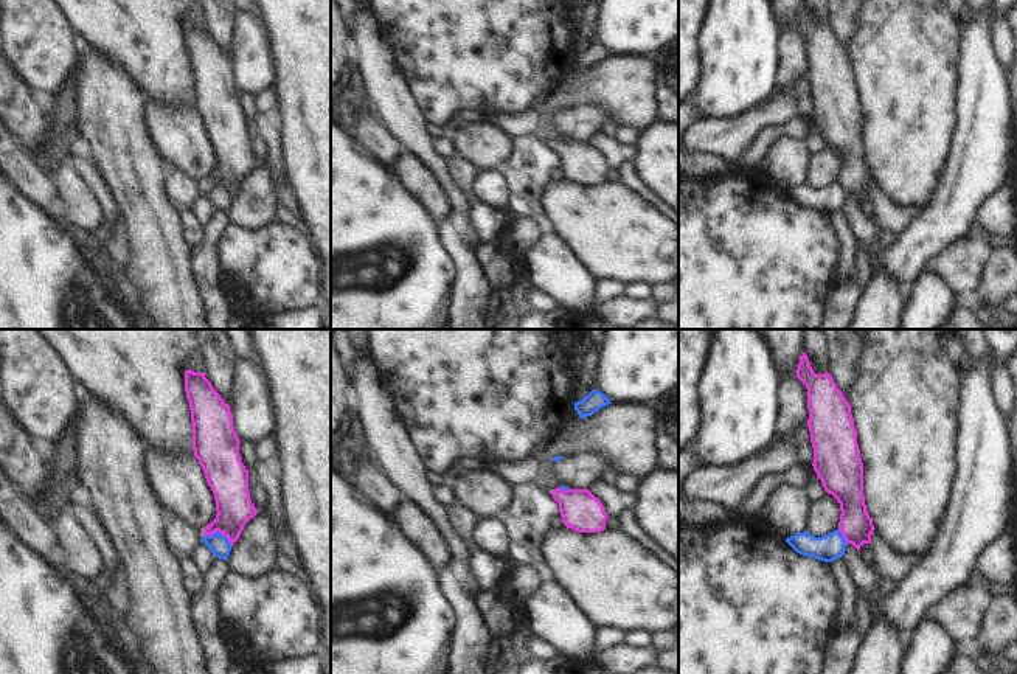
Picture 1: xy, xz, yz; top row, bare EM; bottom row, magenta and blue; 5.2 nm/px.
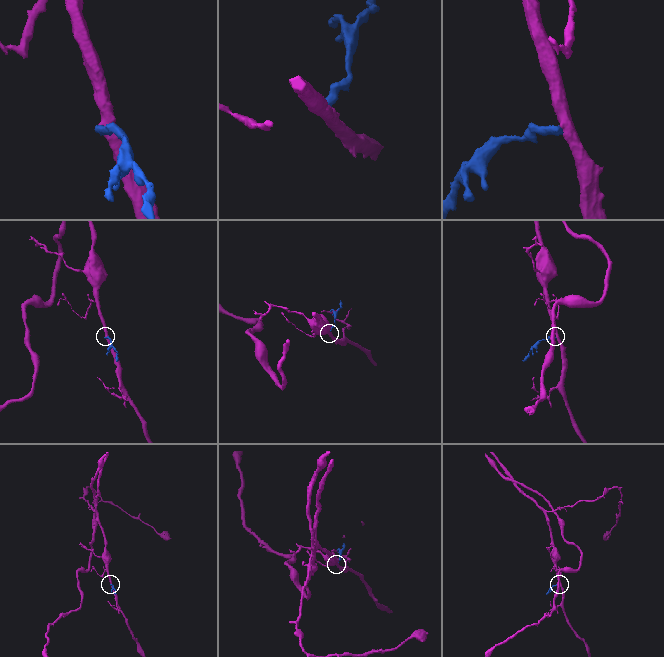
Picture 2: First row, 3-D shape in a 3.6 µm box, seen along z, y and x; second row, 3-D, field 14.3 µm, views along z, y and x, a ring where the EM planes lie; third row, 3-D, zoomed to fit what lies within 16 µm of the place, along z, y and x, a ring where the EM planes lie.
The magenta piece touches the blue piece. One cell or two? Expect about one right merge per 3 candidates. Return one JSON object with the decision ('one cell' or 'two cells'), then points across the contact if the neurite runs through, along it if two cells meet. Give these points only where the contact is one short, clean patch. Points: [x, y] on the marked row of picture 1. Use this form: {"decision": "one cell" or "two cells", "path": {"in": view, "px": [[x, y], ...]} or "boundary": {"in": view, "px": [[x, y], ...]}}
{"decision": "two cells", "boundary": {"in": "xy", "px": [[205, 535], [219, 531], [232, 545]]}}

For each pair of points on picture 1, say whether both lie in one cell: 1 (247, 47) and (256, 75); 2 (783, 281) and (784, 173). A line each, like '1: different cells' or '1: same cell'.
1: same cell
2: different cells

